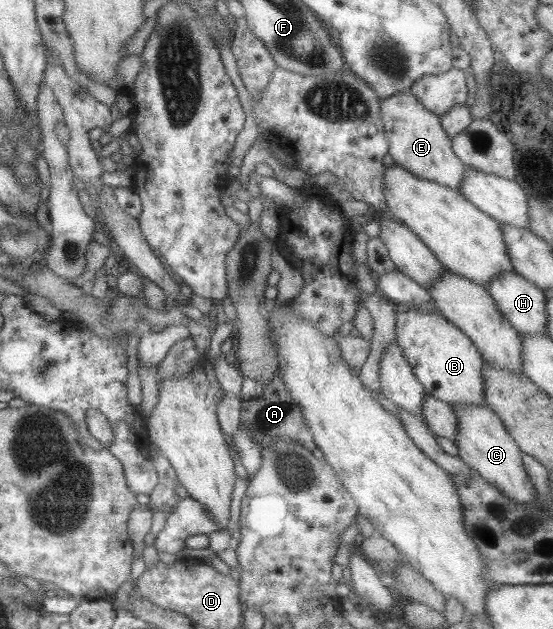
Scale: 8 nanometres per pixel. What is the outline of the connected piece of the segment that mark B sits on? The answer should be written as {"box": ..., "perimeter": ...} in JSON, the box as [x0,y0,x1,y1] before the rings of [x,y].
{"box":[395,304,486,407],"perimeter":[[[397,304],[395,314],[396,343],[402,348],[405,360],[427,393],[451,407],[486,403],[482,373],[486,363],[478,348],[457,325],[440,313],[413,309],[409,305]]]}

